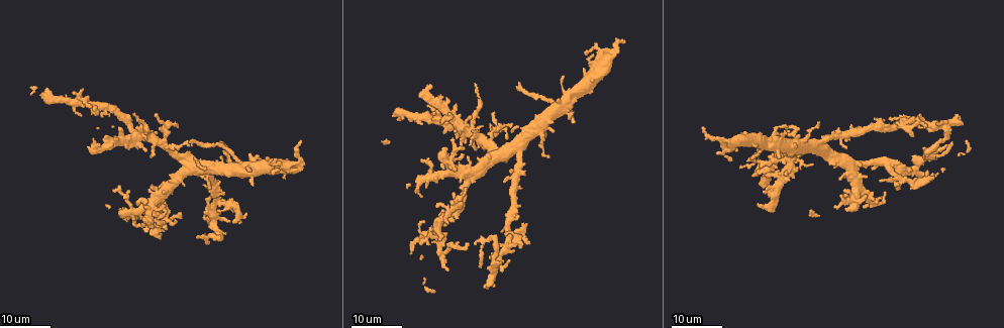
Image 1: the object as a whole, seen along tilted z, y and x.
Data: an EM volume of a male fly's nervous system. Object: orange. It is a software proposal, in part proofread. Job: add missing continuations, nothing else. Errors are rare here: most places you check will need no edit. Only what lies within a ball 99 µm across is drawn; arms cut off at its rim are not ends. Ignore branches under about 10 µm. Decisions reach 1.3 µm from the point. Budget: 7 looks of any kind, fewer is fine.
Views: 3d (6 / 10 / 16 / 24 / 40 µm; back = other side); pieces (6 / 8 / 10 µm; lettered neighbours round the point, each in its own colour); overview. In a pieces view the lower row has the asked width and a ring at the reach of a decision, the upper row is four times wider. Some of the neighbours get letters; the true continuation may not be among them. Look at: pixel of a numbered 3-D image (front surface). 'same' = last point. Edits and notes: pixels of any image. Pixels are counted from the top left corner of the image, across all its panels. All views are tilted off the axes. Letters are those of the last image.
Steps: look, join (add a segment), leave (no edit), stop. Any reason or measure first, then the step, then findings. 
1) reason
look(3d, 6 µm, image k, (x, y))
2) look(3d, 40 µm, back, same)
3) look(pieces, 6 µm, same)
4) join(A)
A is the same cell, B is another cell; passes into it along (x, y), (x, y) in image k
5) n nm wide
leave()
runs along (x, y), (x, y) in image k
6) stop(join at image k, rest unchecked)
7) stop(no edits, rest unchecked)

an open end
look(3d, 16 µm, image 1, (178, 213))

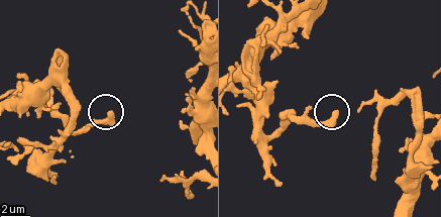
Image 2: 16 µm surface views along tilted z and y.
look(pieces, 8 µm, image 2, (111, 111))

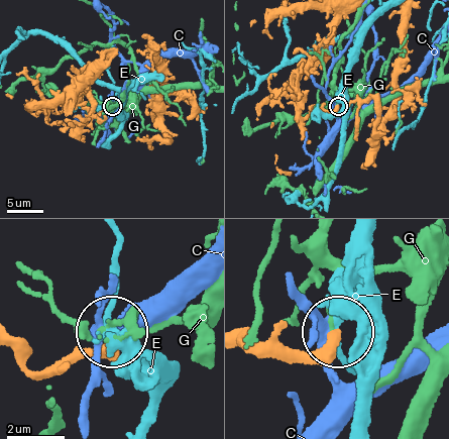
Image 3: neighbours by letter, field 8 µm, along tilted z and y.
leave()
C, E and G are other cells; none of them fits

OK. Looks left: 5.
branch stops here
look(3d, 24 µm, image 1, (551, 130))

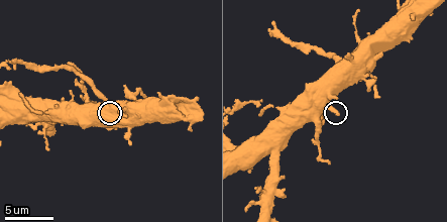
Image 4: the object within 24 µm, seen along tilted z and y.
look(3d, 6 µm, image 4, (336, 115))

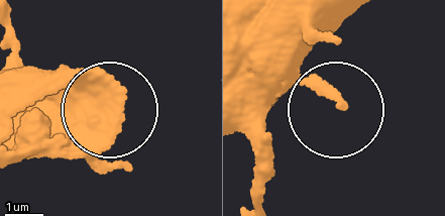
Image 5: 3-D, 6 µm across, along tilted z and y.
look(pieces, 6 µm, image 5, (340, 104))

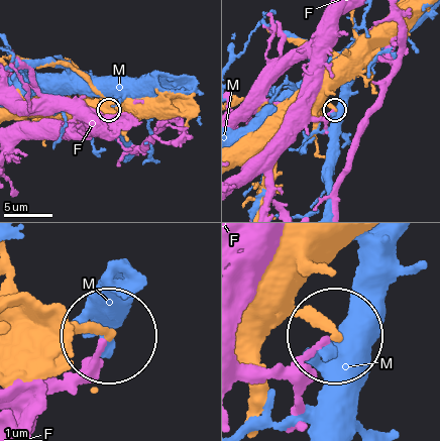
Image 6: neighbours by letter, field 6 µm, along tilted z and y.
leave()
F and M are other cells; no lettered segment goes on from it

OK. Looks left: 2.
branch stops here
look(3d, 10 µm, image 4, (12, 60))

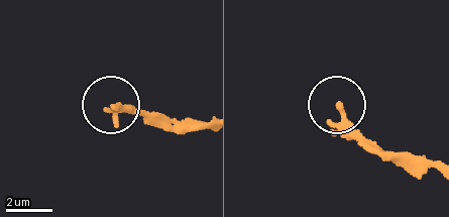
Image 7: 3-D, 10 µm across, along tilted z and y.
see the neighbours
look(pieces, 10 µm, image 7, (113, 107))

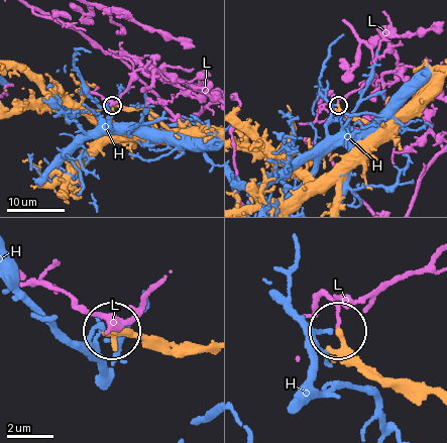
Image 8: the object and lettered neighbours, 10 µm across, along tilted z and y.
leave()
H and L are other cells; runs along (430, 394), (402, 393), (357, 360), (340, 334) in image 8; no lettered segment goes on from it

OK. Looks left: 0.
stop(no edits, rest unchecked)

